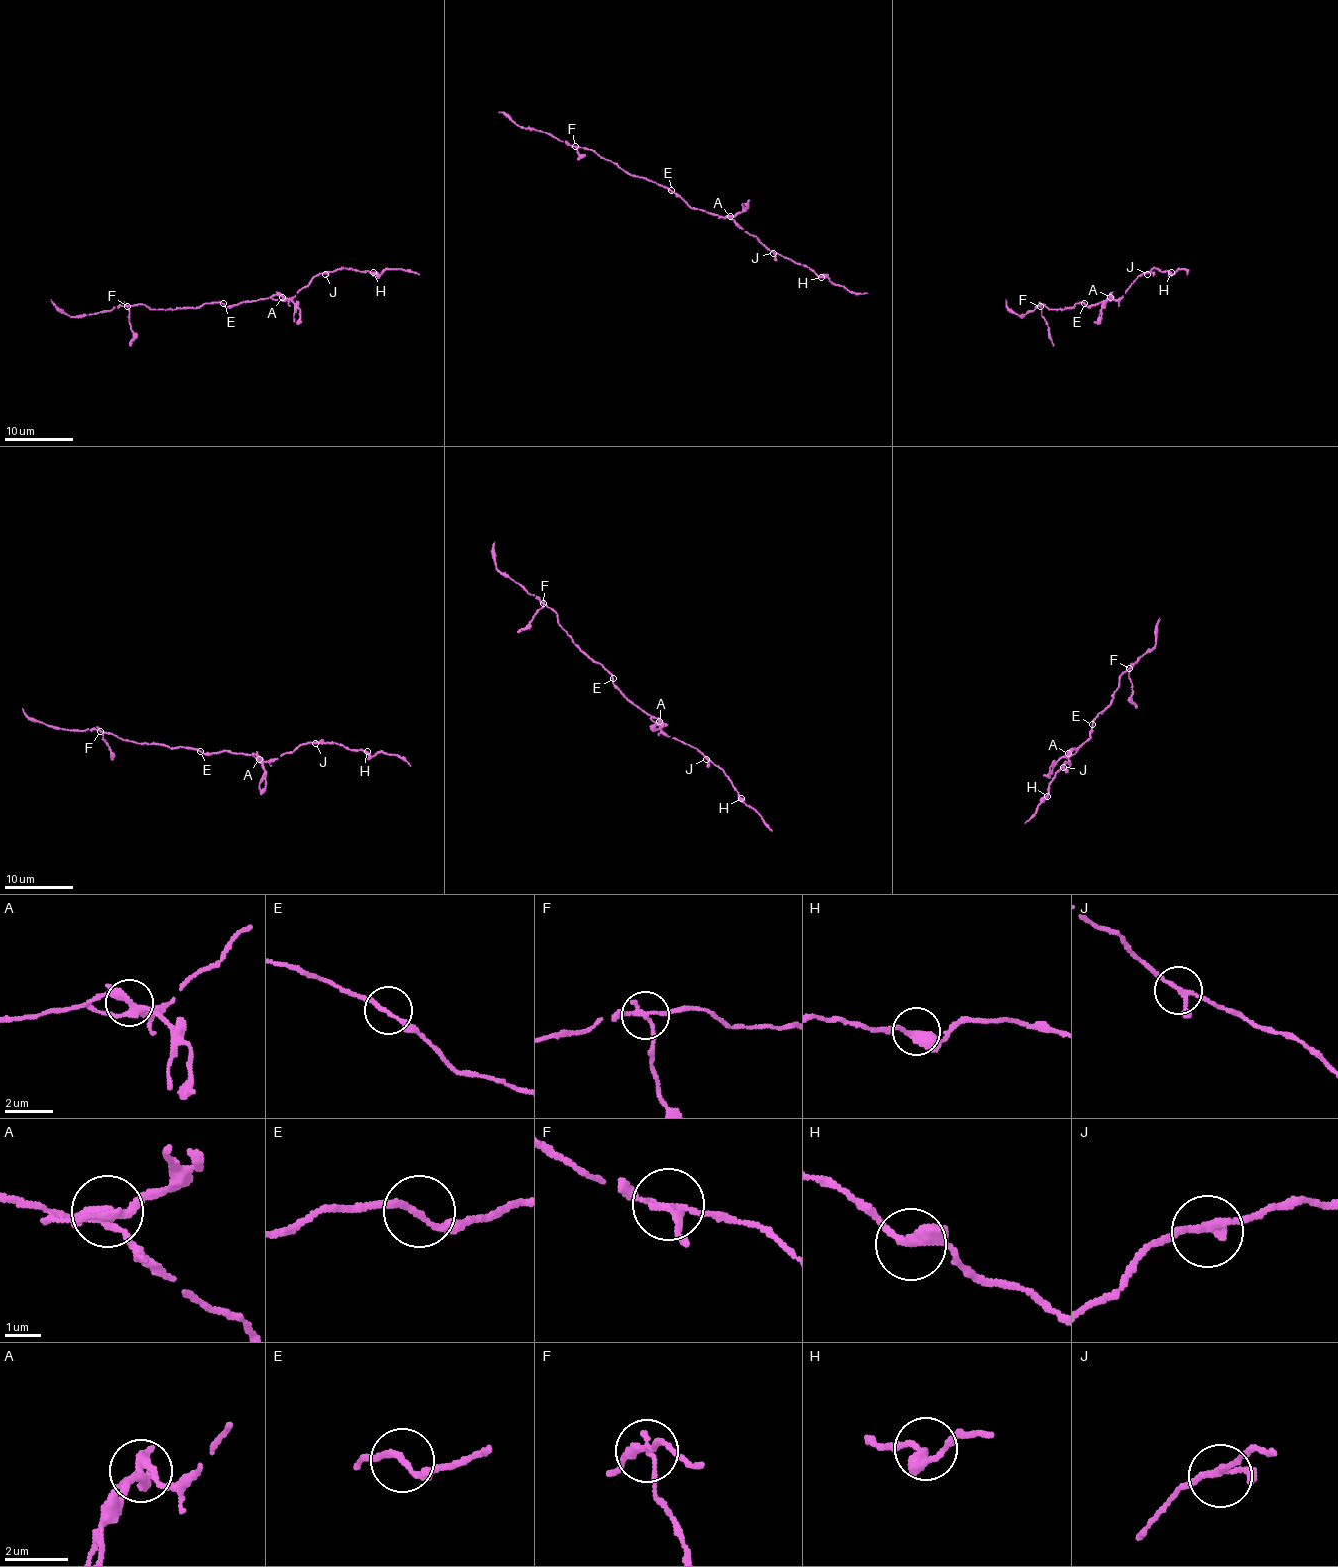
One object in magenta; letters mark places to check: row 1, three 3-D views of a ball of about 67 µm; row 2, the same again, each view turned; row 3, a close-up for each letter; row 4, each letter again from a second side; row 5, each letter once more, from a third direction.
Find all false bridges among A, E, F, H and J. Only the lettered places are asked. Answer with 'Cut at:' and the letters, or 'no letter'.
Cut at: A, F

